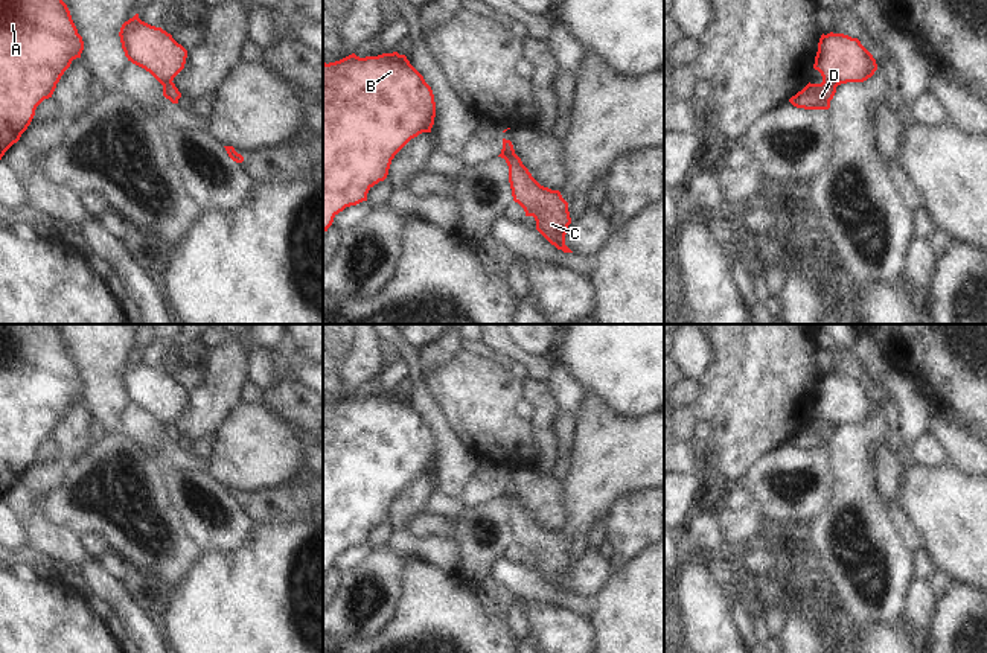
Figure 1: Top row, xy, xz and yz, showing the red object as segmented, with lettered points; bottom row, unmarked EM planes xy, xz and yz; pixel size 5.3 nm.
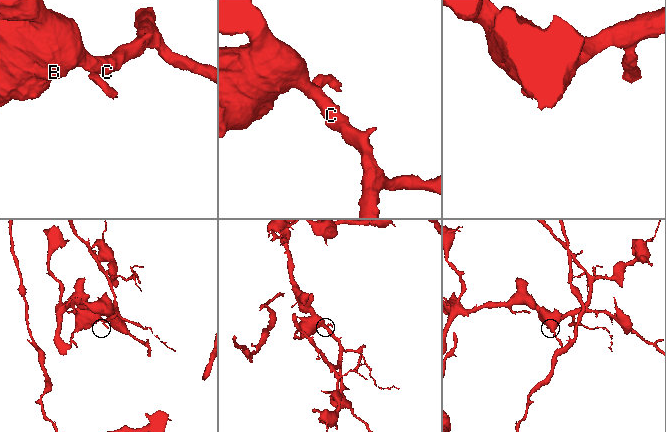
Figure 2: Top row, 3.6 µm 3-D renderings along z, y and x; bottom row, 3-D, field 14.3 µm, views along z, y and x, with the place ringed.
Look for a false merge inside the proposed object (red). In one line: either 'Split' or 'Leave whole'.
Split.

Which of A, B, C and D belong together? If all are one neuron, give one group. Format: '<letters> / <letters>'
A B C / D

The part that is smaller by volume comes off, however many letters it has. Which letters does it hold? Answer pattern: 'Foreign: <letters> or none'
Foreign: D

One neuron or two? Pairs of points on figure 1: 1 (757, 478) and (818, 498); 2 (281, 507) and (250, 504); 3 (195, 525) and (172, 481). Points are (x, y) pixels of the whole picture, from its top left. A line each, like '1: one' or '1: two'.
1: one
2: one
3: one

